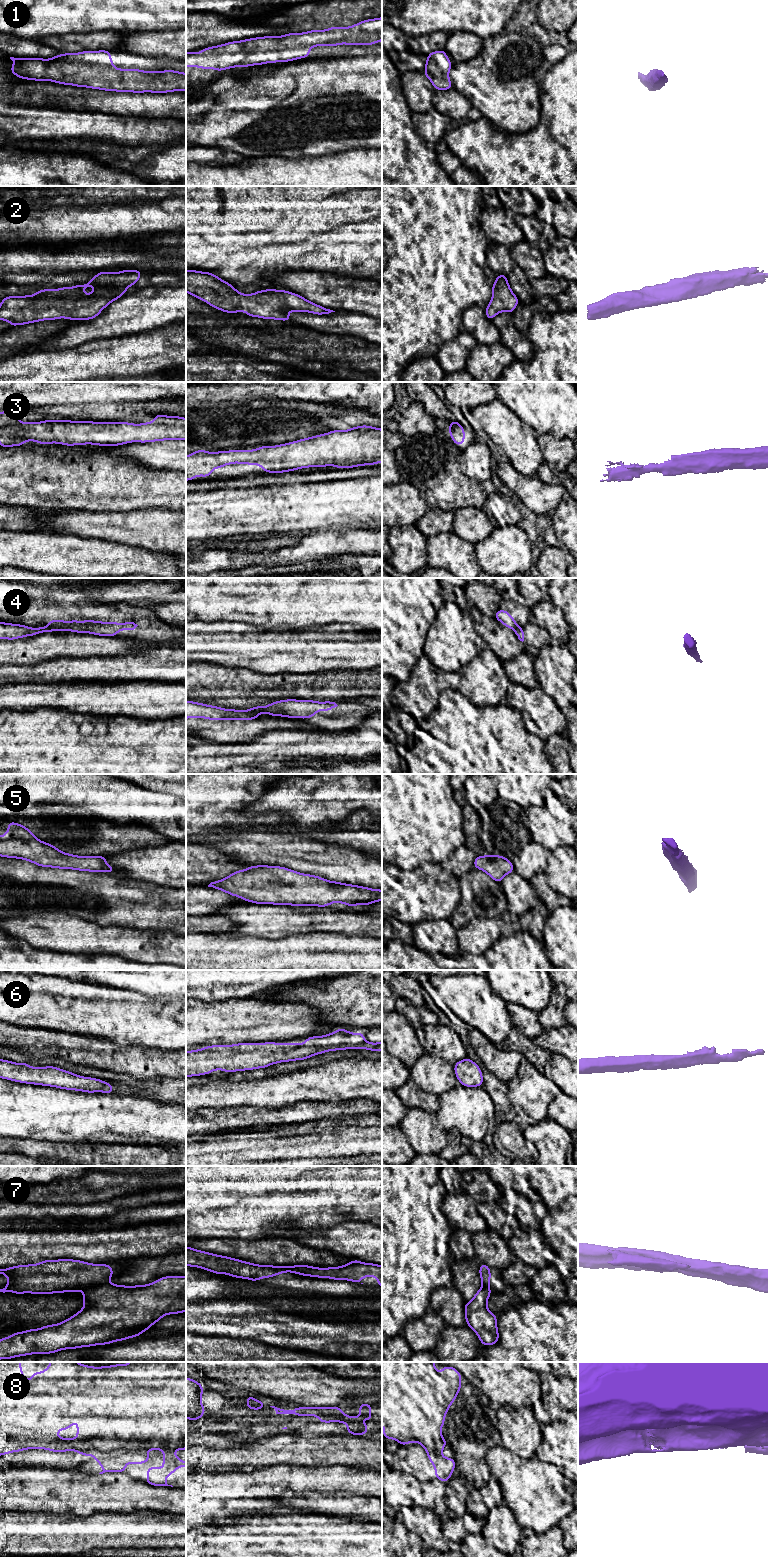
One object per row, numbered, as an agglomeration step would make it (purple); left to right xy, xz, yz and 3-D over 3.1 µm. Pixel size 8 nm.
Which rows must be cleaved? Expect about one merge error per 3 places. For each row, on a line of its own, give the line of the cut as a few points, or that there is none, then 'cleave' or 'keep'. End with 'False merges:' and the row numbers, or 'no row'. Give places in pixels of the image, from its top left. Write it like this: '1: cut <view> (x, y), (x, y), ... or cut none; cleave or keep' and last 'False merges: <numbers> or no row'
1: cut none; keep
2: cut none; keep
3: cut none; keep
4: cut xz (247, 710), (258, 713); cleave
5: cut none; keep
6: cut none; keep
7: cut xy (106, 1281), (81, 1290); cleave
8: cut xy (146, 1450), (137, 1450), (123, 1460), (105, 1452), (92, 1454); cleave
False merges: 4, 7, 8

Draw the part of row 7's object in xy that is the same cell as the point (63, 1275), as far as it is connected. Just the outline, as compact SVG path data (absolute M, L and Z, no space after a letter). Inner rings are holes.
M44 1260L38 1264L17 1265L0 1269L0 1274L8 1277L8 1284L0 1292L53 1294L82 1291L107 1282L114 1272L109 1264L93 1264L81 1260Z

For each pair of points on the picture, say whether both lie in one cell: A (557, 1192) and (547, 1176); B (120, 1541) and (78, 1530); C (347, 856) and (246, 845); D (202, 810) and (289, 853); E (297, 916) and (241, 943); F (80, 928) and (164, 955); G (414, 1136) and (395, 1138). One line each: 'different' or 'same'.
A: same
B: same
C: same
D: different
E: different
F: same
G: different

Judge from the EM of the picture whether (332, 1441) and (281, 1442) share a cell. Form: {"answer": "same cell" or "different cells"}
{"answer": "same cell"}

